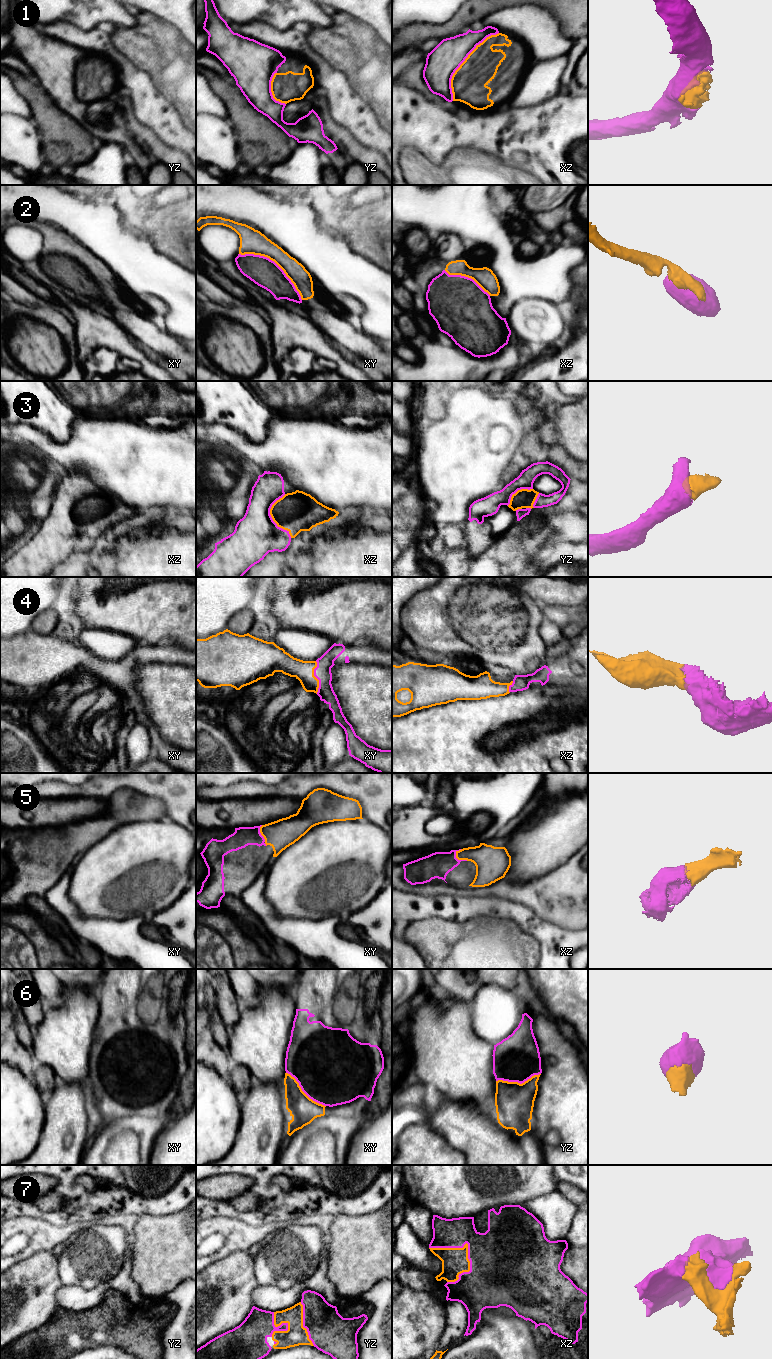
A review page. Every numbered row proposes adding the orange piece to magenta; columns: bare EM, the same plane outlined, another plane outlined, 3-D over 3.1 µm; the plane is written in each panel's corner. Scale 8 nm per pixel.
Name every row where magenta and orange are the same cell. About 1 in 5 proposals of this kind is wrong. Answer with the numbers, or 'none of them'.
1, 2, 3, 4, 5, 6, 7

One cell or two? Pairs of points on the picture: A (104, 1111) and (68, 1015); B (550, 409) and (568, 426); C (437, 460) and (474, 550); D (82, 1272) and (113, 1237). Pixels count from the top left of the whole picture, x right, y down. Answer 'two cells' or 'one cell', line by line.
A: two cells
B: two cells
C: two cells
D: one cell

